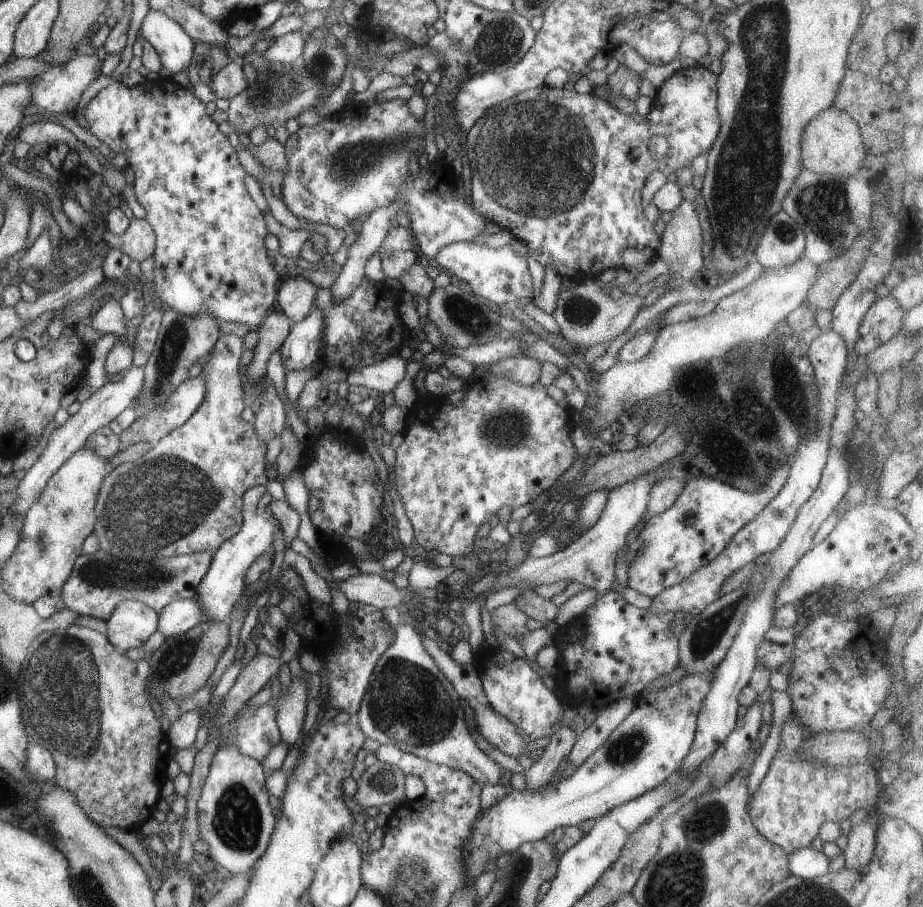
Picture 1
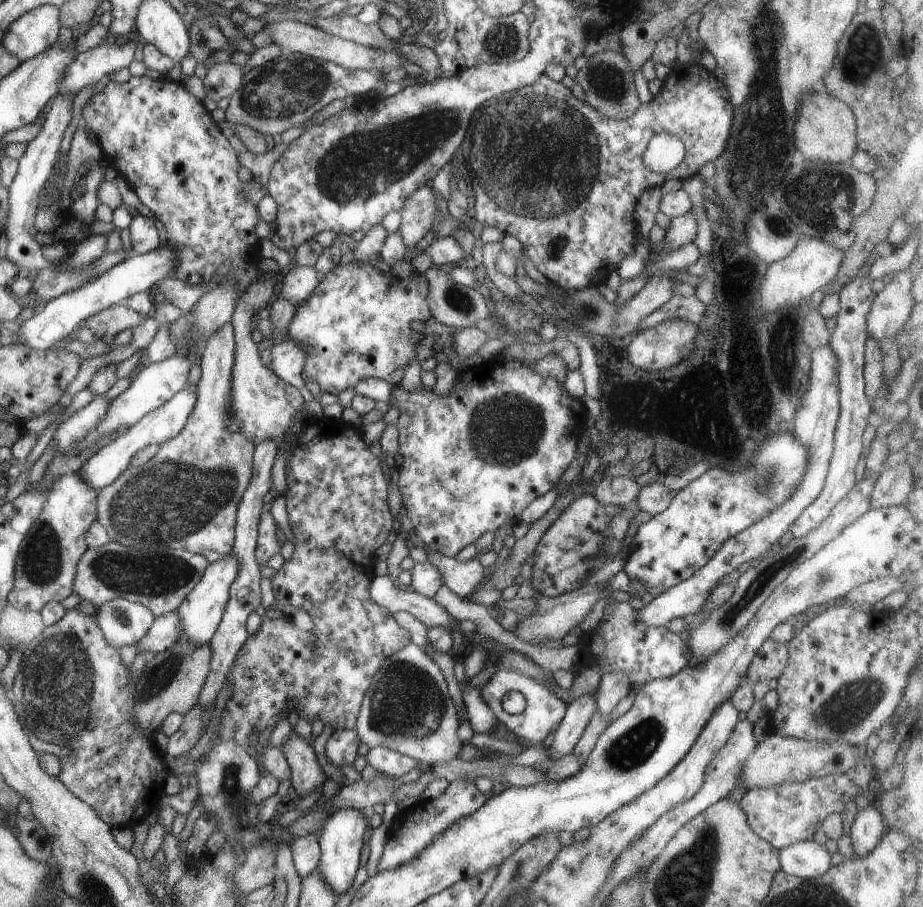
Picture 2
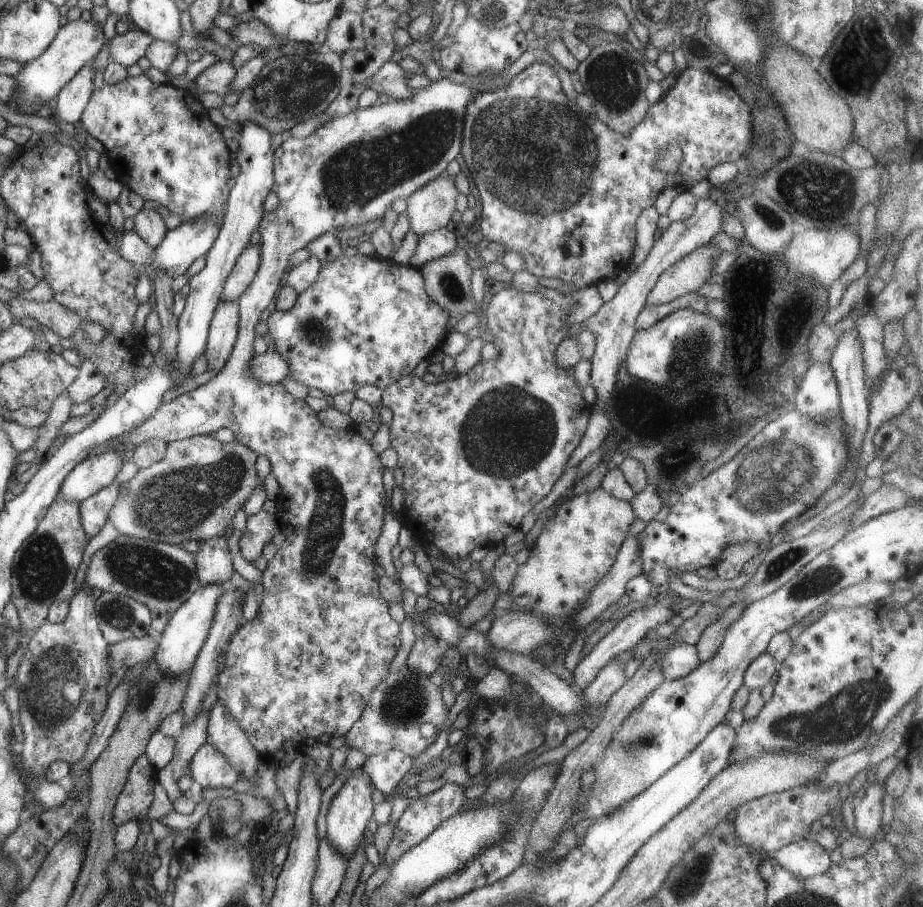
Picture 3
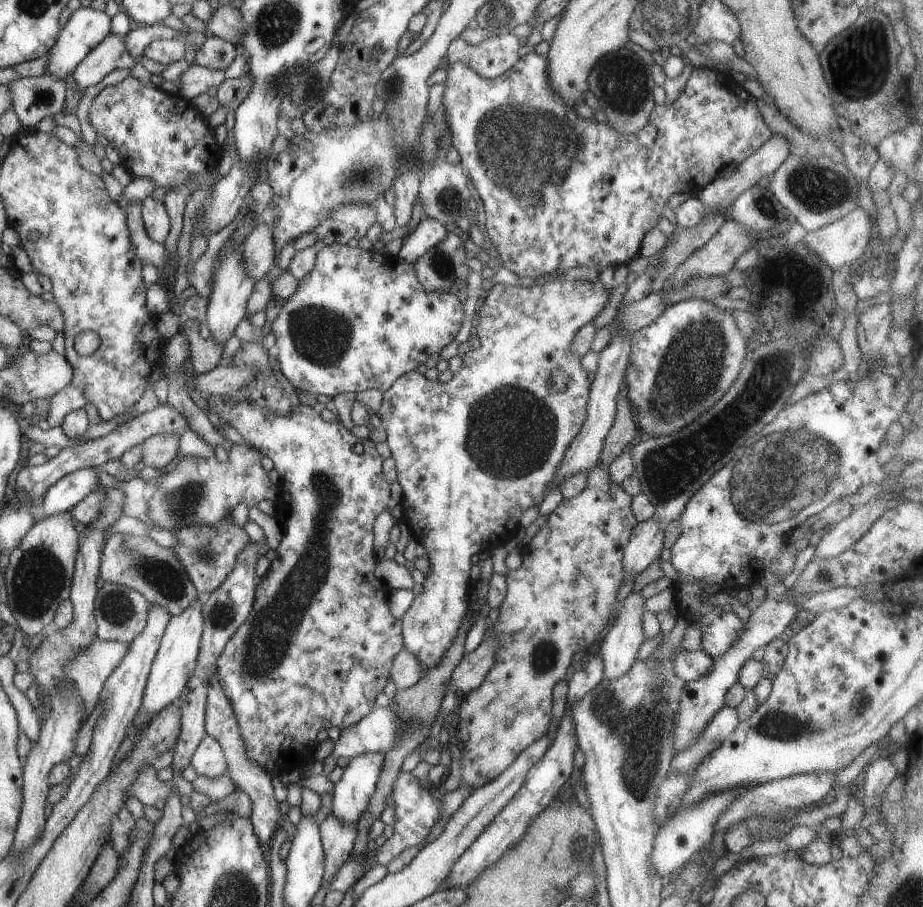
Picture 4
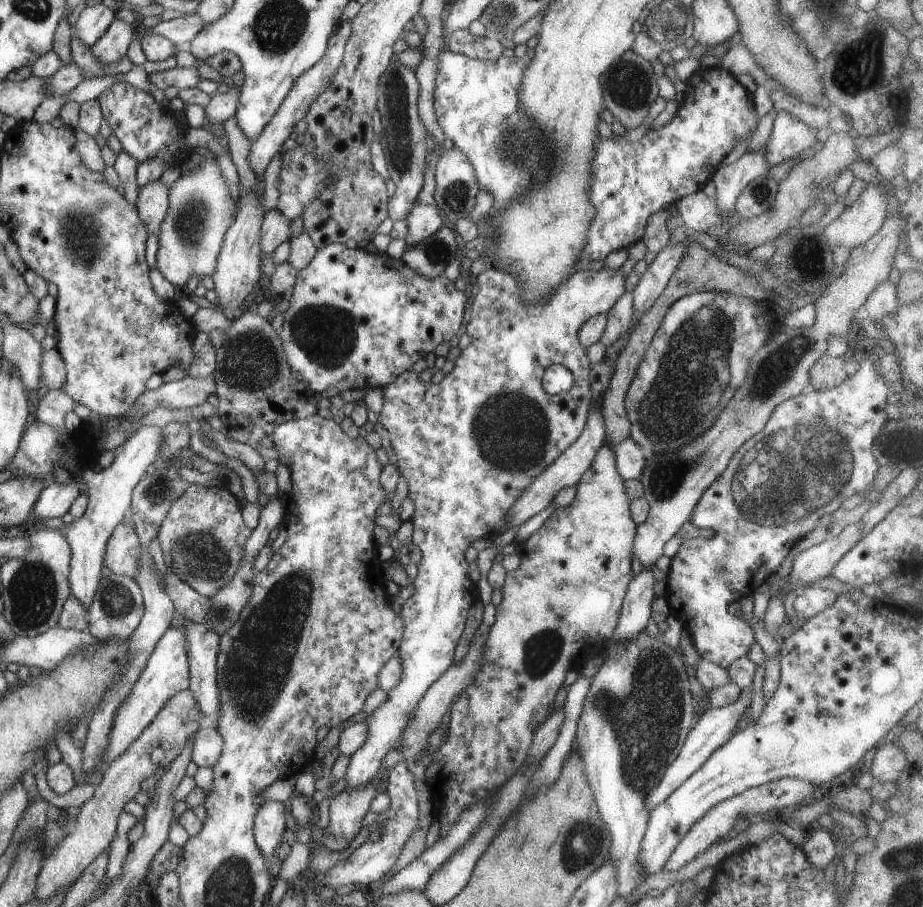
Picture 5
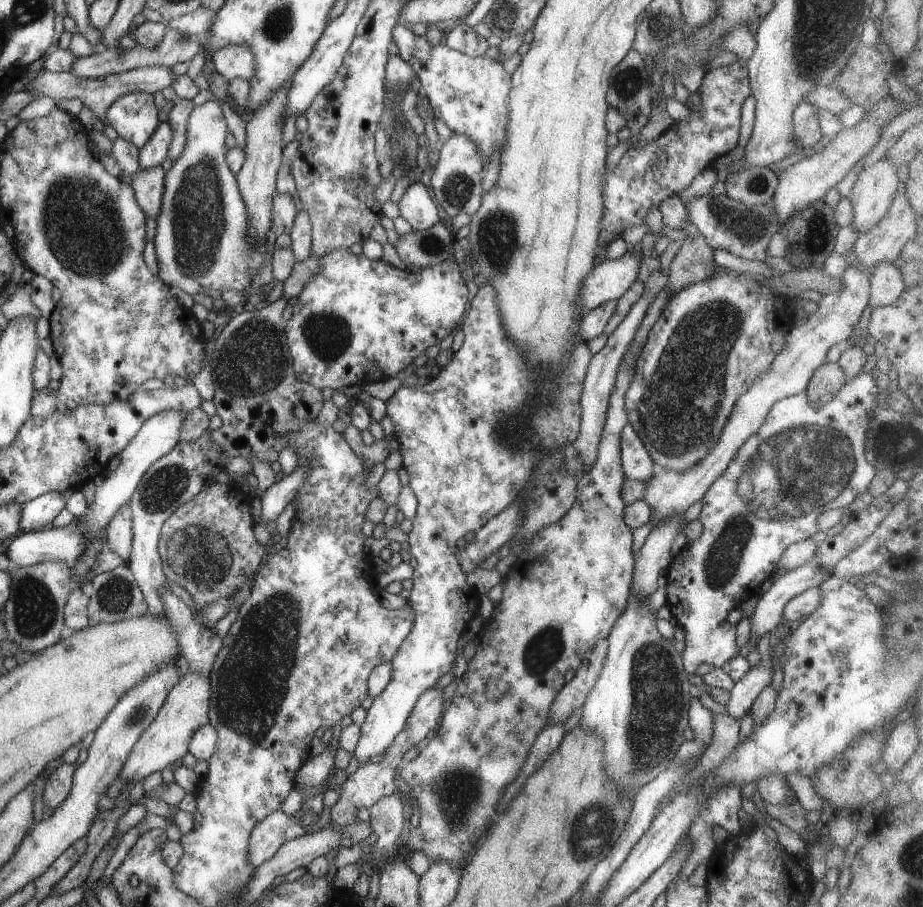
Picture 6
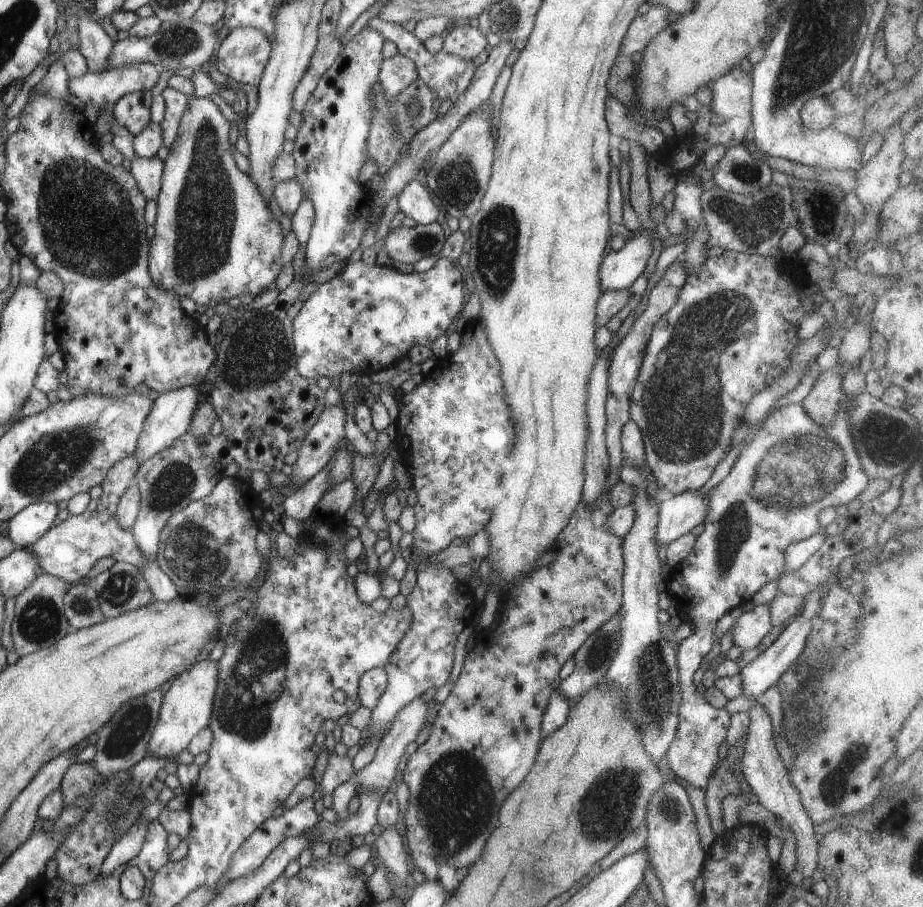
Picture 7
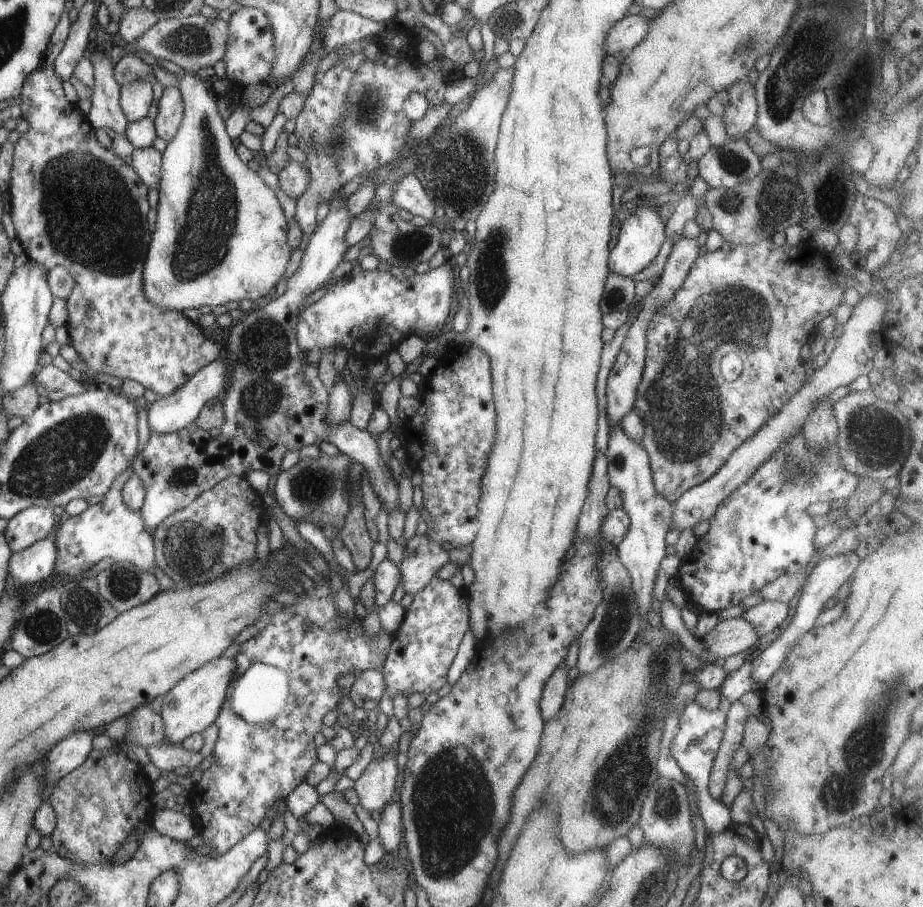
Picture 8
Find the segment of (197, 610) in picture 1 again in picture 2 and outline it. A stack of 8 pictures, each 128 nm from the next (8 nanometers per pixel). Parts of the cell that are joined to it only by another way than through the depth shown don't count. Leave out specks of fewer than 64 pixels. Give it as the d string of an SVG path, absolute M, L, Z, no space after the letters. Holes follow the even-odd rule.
M172 610L164 616L155 618L149 632L146 632L146 636L136 644L138 652L144 650L151 657L166 650L168 646L177 642L178 628L180 628L178 610Z

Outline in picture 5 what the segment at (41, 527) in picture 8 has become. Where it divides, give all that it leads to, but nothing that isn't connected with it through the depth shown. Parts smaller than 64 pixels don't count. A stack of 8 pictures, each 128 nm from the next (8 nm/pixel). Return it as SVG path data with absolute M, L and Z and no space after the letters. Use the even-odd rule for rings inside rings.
M72 476L71 484L52 483L41 490L38 500L32 507L31 514L35 520L62 517L69 512L76 497L82 494L77 485L77 477Z

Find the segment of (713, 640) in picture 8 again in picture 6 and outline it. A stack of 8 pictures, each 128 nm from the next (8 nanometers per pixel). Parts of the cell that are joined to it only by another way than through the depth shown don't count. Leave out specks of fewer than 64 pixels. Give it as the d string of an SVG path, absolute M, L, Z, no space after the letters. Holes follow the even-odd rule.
M814 556L806 564L783 574L774 584L760 595L760 599L749 617L751 620L751 648L756 649L764 634L772 631L783 618L782 613L787 602L801 592L818 587L830 573L819 568L819 561Z

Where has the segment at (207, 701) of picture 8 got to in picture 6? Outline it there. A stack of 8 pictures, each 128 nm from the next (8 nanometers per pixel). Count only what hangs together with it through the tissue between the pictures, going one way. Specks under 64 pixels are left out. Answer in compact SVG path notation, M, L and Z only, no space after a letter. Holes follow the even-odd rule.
M188 671L170 689L154 722L140 735L129 752L118 776L118 786L144 780L152 772L162 771L189 752L189 744L196 729L209 724L209 700L211 680L209 674Z

